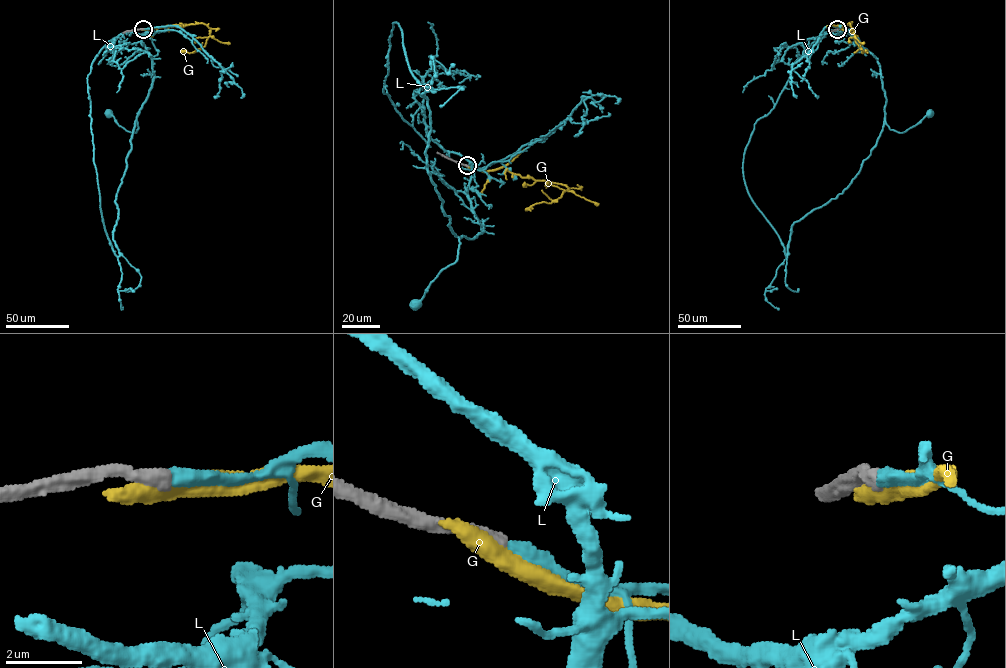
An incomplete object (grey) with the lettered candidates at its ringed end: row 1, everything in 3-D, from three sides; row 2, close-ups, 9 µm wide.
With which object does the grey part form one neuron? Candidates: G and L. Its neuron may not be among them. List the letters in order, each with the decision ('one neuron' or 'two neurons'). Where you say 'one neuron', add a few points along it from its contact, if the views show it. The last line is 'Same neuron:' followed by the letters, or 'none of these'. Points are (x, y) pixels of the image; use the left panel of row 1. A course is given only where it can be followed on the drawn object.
G: two neurons
L: one neuron; it runs (143, 29), (149, 33), (142, 42), (151, 58), (154, 80), (138, 114), (136, 132), (127, 131), (108, 114)
Same neuron: L

